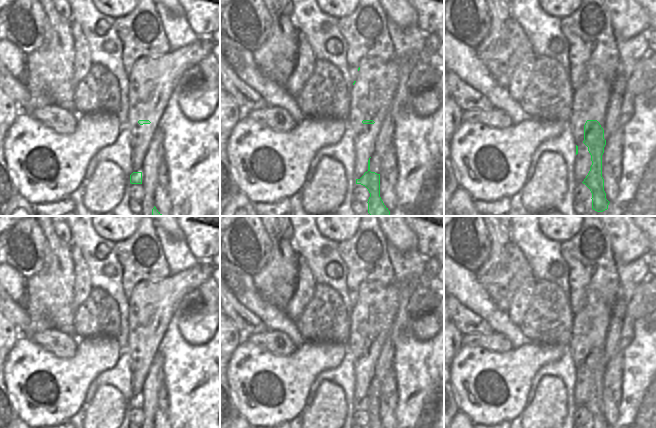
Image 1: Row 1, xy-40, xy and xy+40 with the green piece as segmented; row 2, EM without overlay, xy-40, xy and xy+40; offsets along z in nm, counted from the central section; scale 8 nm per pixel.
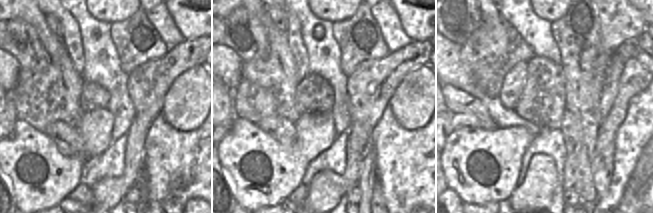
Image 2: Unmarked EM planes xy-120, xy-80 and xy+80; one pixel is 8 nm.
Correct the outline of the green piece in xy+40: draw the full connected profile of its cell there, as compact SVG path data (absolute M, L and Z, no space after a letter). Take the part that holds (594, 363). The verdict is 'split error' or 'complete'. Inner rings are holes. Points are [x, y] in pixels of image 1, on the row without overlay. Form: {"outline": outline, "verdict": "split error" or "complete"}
{"outline": "M587 344L584 349L584 365L591 379L592 389L584 405L592 417L592 428L609 428L604 415L604 403L602 401L602 379L606 364L604 354L597 344Z", "verdict": "complete"}

